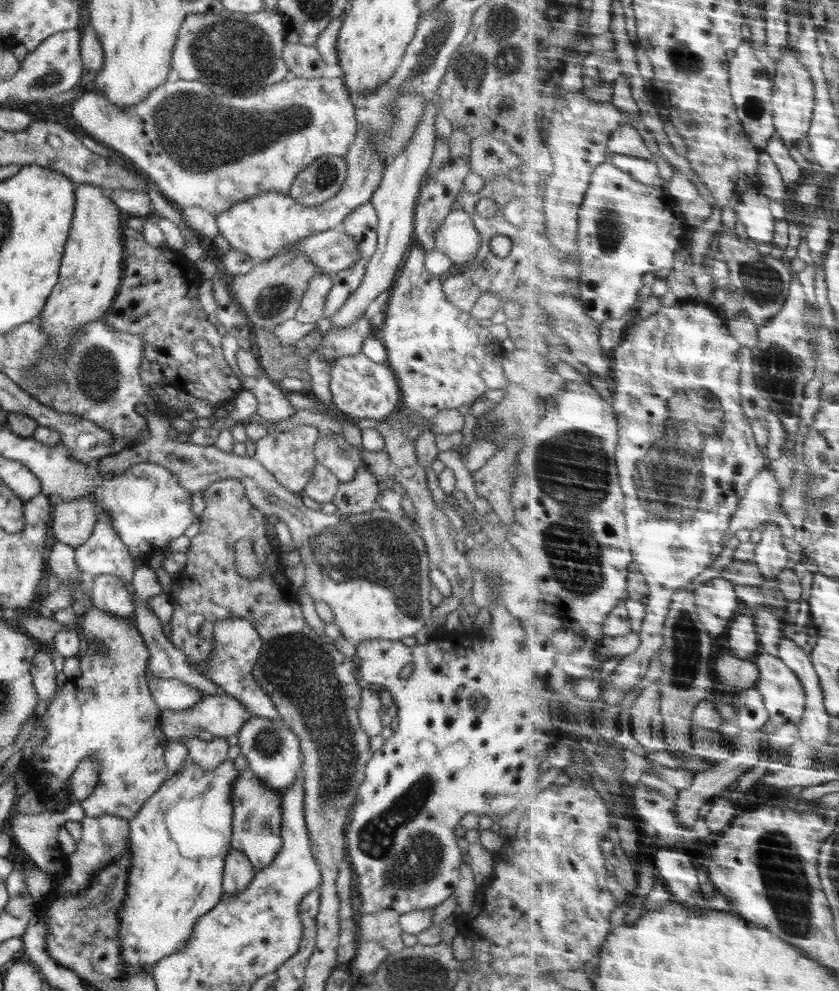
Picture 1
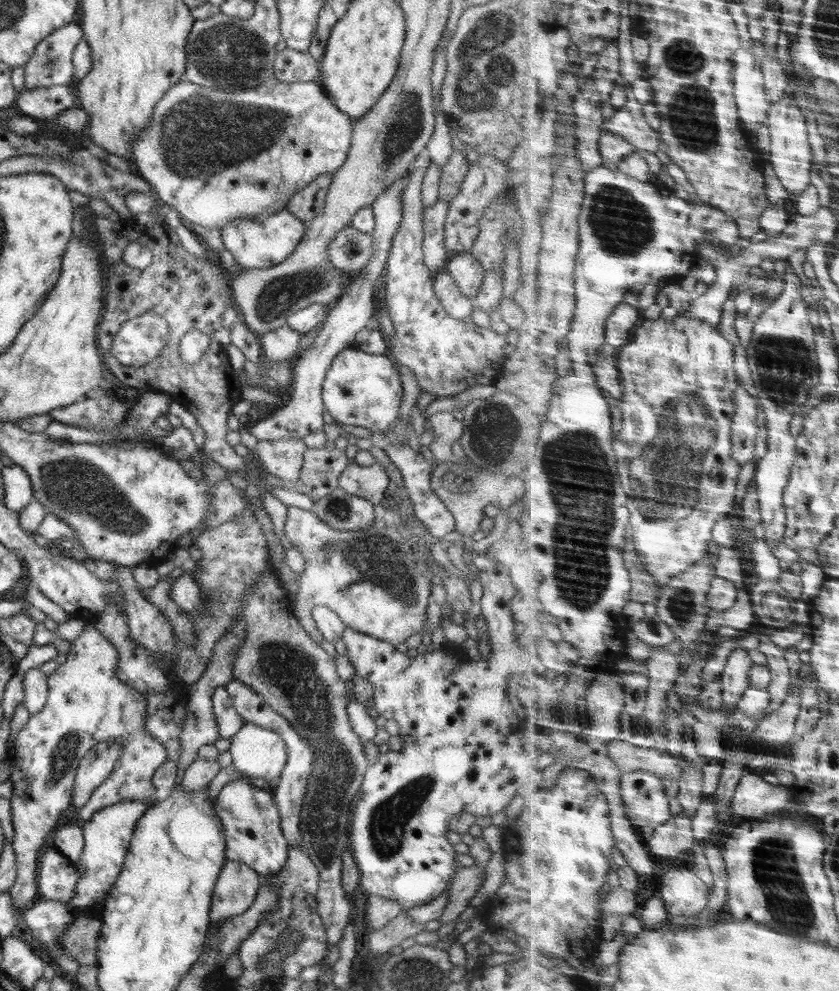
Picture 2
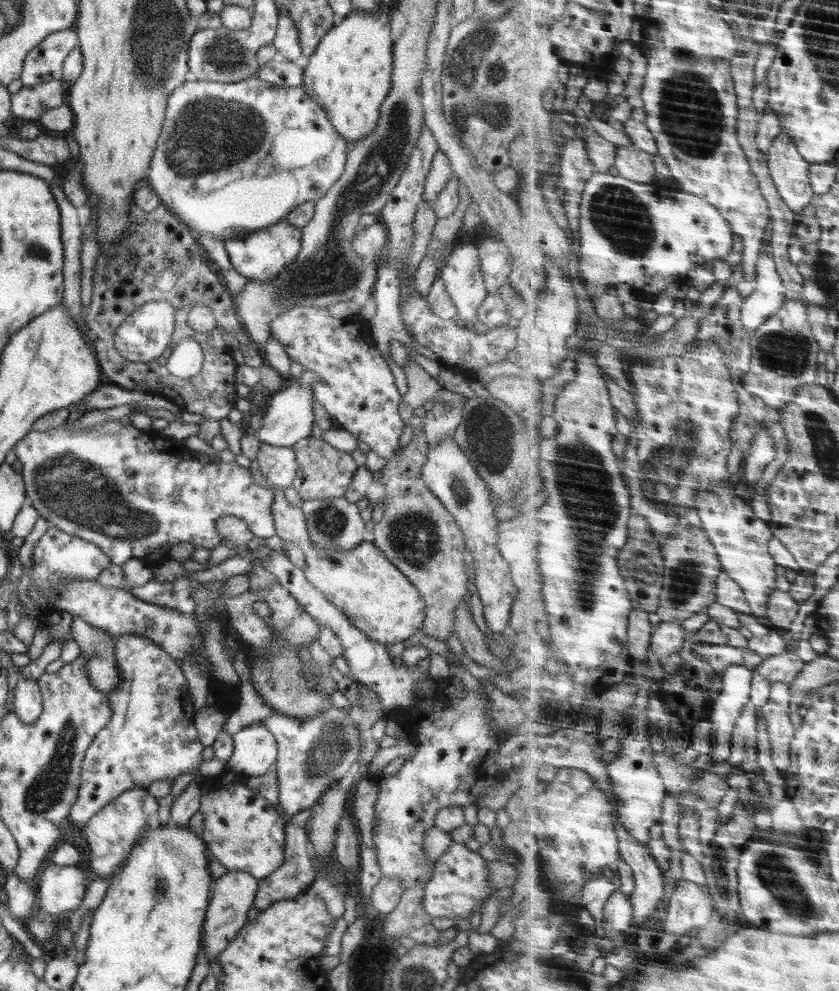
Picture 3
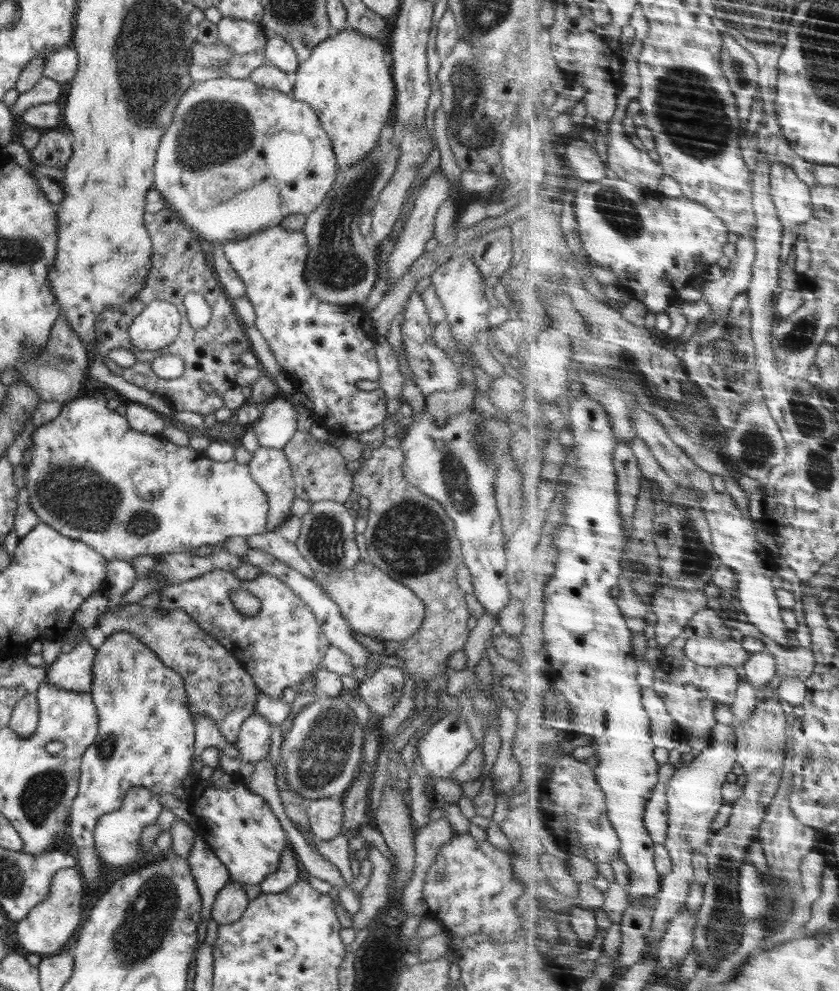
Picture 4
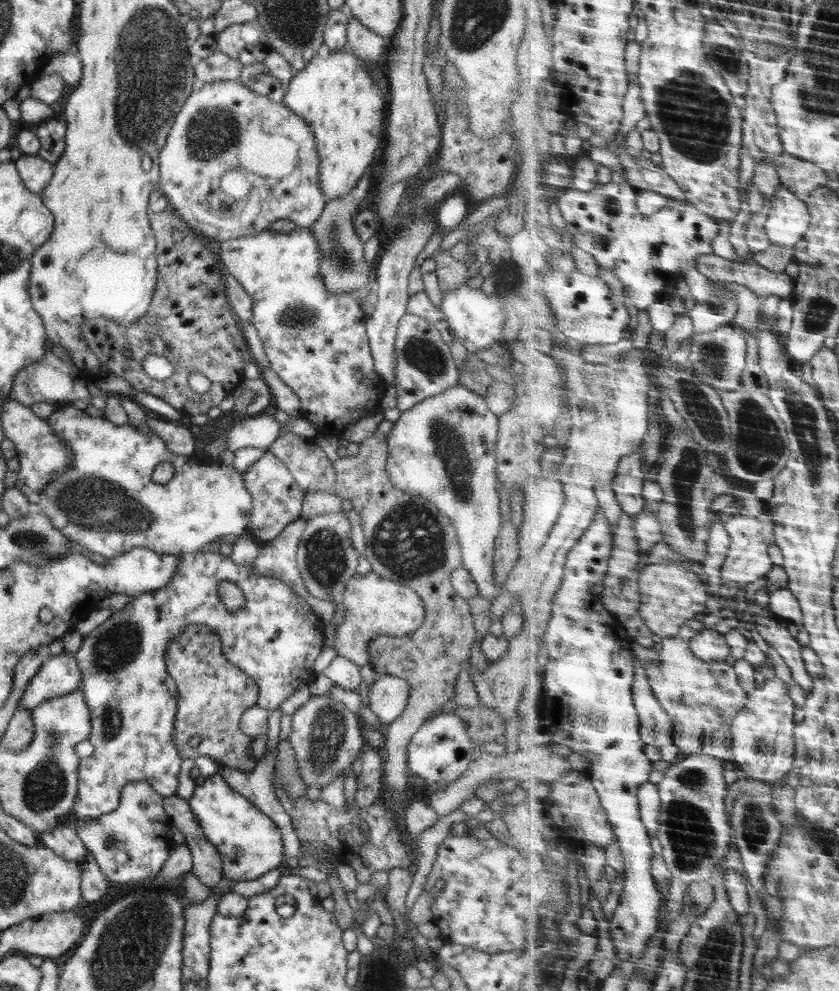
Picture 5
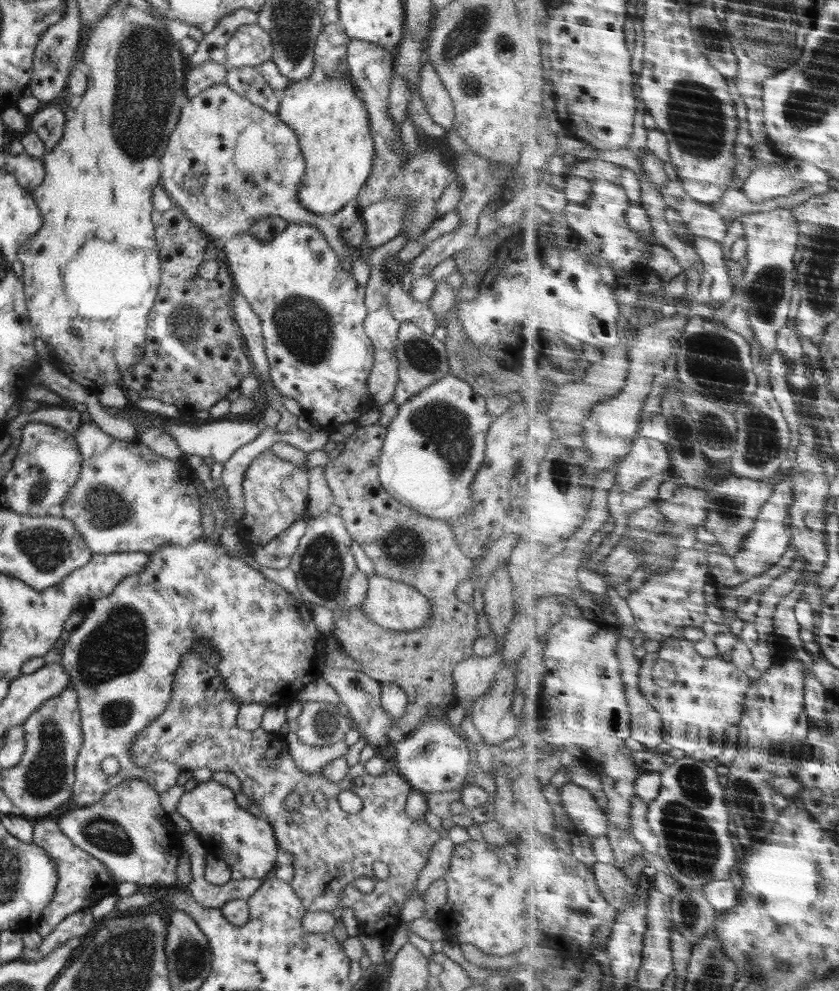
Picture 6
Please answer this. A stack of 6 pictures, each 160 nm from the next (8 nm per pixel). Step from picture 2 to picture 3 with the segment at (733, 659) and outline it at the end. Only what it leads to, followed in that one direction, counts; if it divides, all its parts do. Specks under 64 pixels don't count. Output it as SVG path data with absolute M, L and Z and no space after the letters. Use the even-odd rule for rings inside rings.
M734 664L725 673L725 687L712 714L711 758L714 764L727 762L733 753L734 731L744 707L751 702L755 669Z

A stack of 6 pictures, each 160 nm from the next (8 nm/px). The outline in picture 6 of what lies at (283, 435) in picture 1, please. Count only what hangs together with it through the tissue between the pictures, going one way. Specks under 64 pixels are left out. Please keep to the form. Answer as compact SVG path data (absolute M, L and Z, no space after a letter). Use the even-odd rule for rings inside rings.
M270 450L256 456L244 474L244 515L240 518L240 524L246 531L241 537L242 541L264 546L283 533L295 520L308 517L308 490L309 479L302 468L279 458Z

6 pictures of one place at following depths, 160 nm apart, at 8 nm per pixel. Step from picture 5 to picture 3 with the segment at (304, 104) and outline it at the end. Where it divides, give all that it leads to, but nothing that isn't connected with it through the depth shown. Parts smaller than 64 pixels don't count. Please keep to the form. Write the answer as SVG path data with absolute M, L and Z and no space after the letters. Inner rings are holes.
M379 5L374 13L354 11L343 19L303 61L302 88L324 109L336 132L352 145L376 128L380 107L390 93L394 46L390 41L391 9Z

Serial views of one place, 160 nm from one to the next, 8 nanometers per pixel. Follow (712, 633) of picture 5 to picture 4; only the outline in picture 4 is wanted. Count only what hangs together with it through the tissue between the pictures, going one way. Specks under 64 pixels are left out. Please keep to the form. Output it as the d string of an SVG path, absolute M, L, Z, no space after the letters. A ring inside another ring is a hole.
M694 637L687 642L687 656L709 667L721 667L724 670L745 665L752 653L743 647L743 643L734 639L716 640L706 637Z

